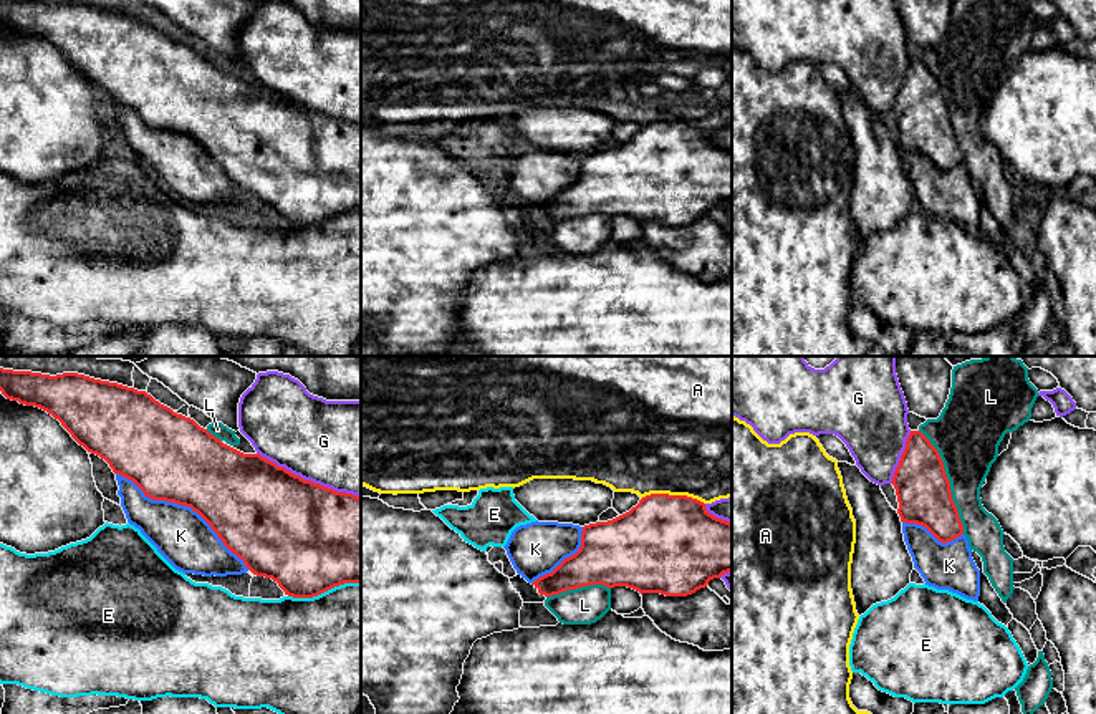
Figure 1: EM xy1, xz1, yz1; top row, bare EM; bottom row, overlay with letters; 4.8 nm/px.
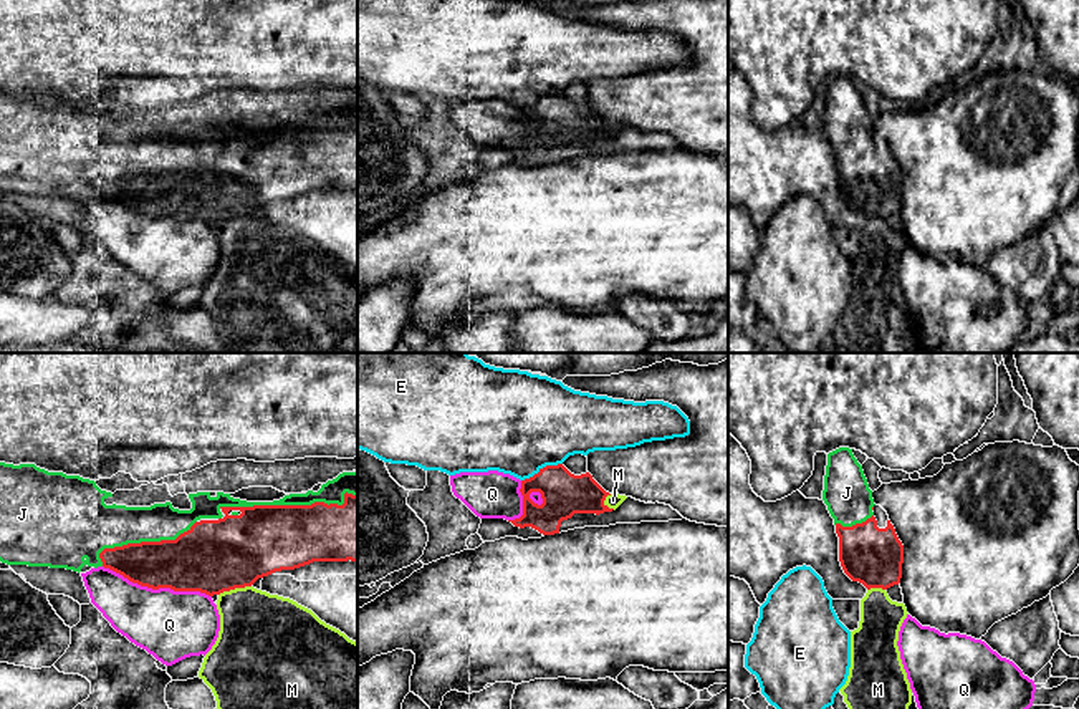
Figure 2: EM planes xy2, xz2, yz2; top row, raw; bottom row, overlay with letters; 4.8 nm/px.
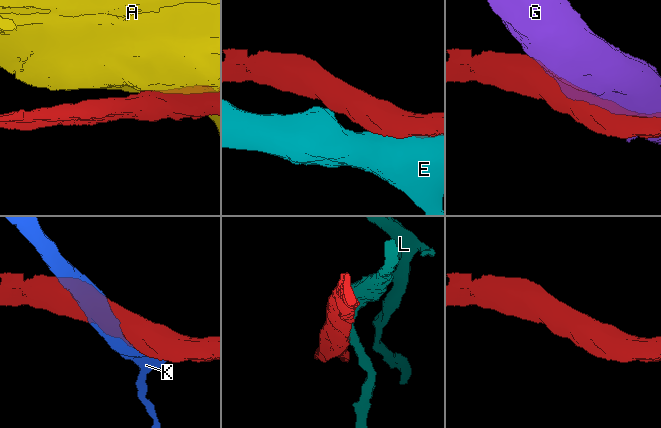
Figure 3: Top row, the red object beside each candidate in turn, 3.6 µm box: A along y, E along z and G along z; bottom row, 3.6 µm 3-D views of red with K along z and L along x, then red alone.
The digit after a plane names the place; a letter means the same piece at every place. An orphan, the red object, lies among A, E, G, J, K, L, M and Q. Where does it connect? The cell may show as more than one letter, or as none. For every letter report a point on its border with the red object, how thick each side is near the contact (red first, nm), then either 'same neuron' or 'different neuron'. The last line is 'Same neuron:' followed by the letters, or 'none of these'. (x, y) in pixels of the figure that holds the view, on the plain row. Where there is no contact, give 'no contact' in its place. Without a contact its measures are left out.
A: contact xz1 (672, 125); calibres 480 and 480 nm; different neuron
E: contact xy1 (323, 221); calibres 500 and 500 nm; different neuron
G: contact xy1 (308, 110); calibres 500 and 440 nm; different neuron
J: contact xy2 (290, 135); calibres 340 and 110 nm; same neuron
K: contact xy1 (186, 135); calibres 420 and 280 nm; different neuron
L: contact yz1 (947, 110); calibres 260 and 320 nm; different neuron
M: contact xy2 (234, 217); calibres 360 and 380 nm; different neuron
Q: contact xy2 (158, 217); calibres 300 and 340 nm; different neuron
Same neuron: J

